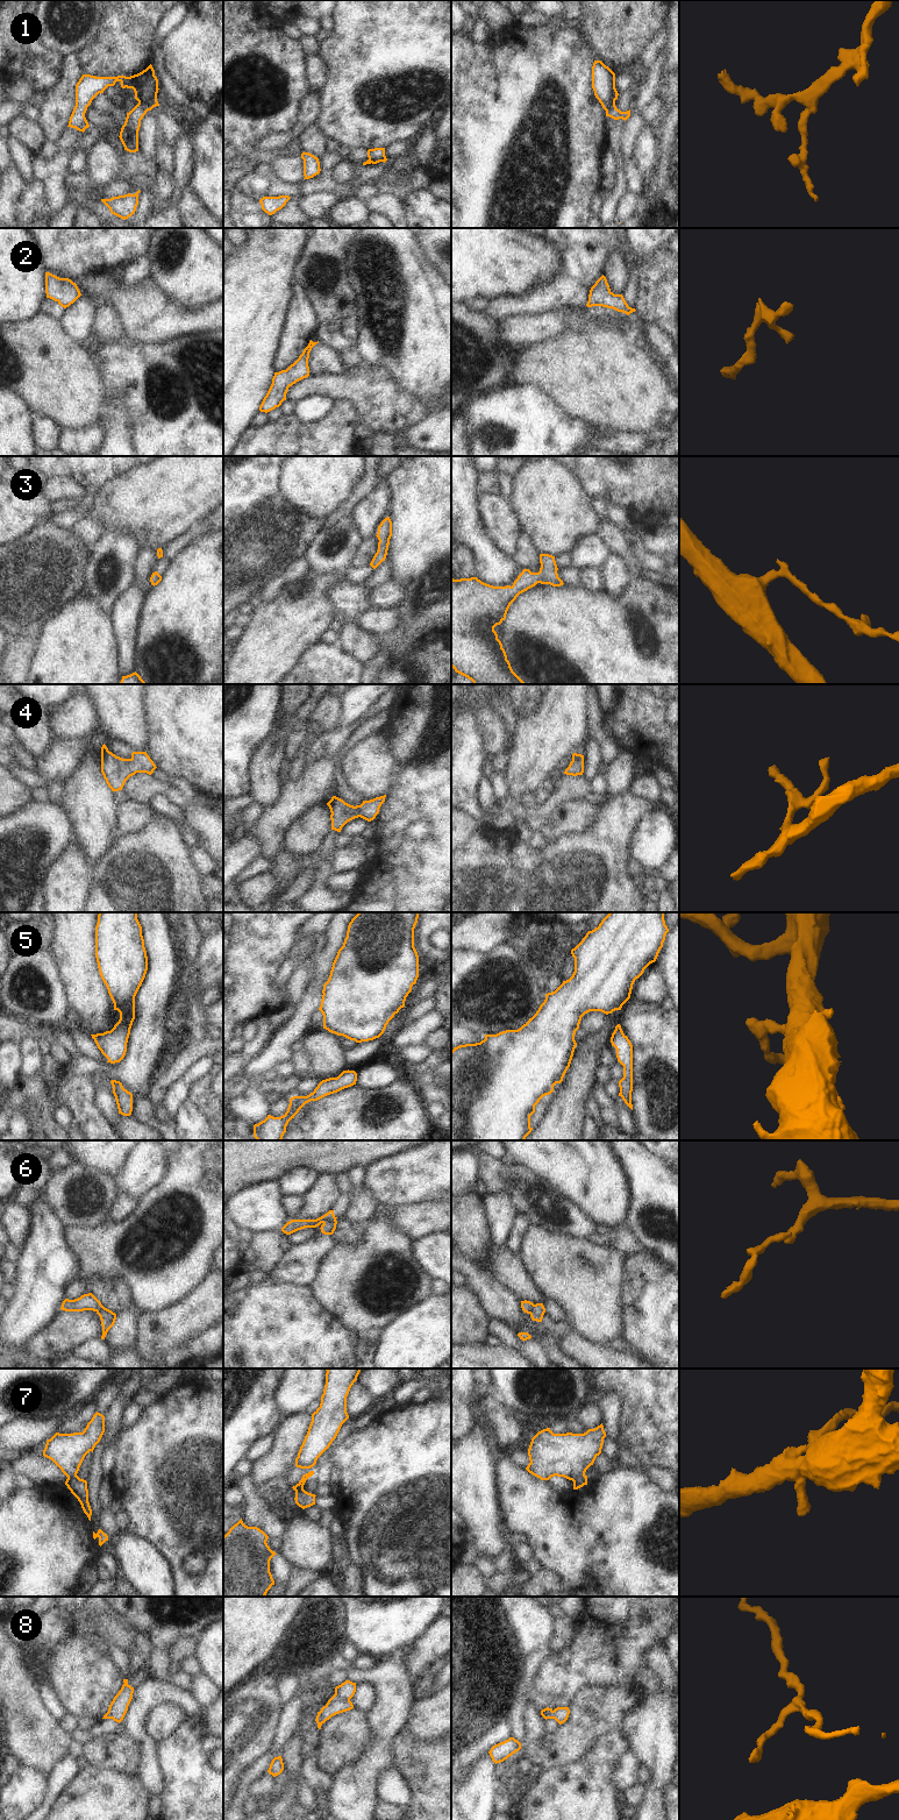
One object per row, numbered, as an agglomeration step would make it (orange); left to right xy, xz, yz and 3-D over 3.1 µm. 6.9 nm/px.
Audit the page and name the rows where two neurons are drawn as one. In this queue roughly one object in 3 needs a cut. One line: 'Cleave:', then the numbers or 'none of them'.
Cleave: 1, 6, 8

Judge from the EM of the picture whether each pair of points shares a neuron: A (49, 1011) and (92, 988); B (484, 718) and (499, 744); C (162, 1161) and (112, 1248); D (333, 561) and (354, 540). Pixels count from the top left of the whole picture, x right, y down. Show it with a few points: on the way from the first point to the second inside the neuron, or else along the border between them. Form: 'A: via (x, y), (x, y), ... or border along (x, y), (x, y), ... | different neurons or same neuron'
A: border along (59, 974), (70, 1007) | different neurons
B: via (490, 724), (494, 738) | same neuron
C: border along (162, 1181), (141, 1200) | different neurons
D: via (337, 556), (349, 545) | same neuron

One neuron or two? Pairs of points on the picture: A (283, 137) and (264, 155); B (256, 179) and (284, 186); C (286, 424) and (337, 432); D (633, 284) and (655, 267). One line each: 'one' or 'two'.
A: two
B: one
C: one
D: two

